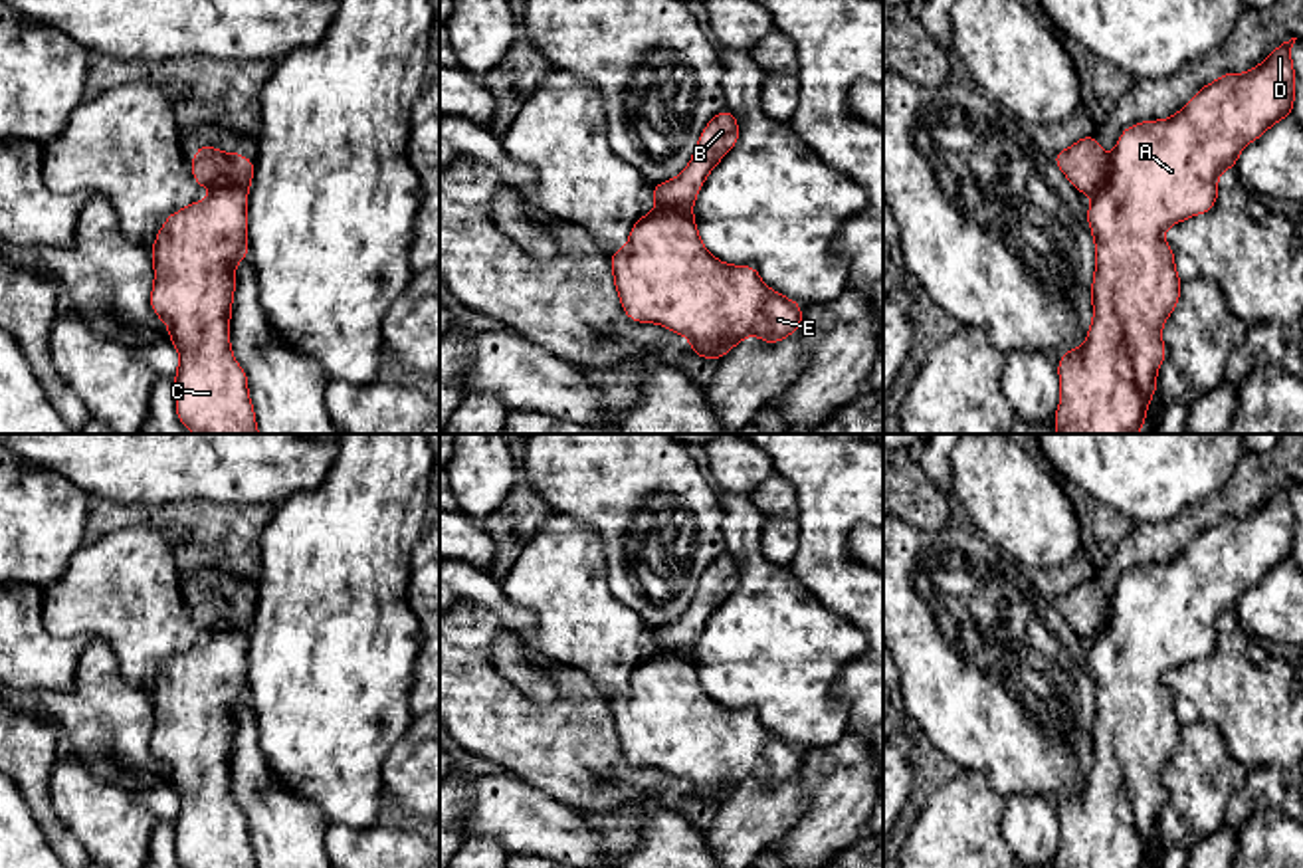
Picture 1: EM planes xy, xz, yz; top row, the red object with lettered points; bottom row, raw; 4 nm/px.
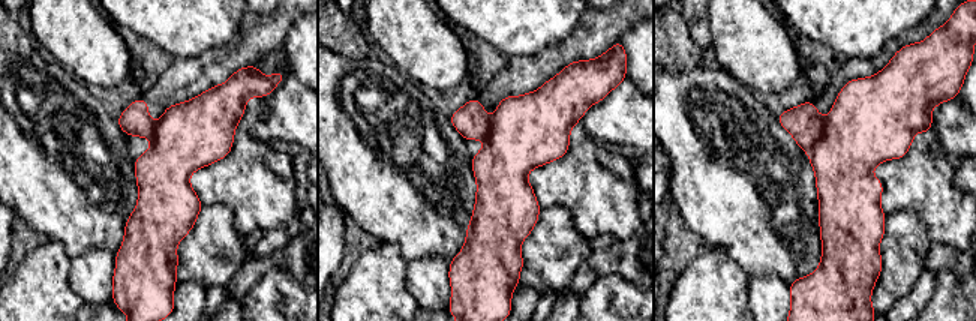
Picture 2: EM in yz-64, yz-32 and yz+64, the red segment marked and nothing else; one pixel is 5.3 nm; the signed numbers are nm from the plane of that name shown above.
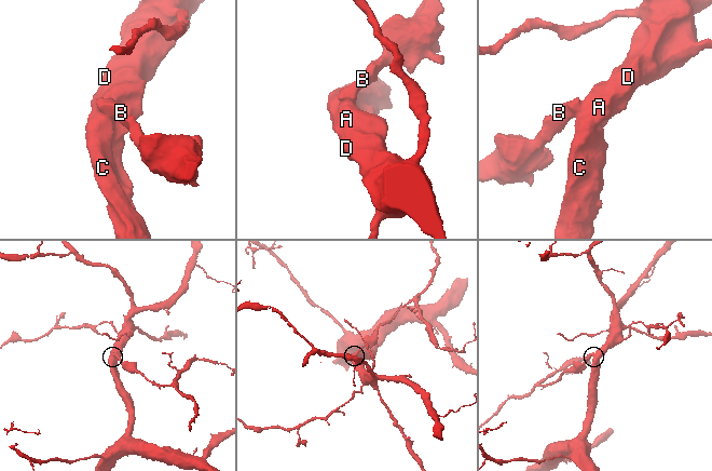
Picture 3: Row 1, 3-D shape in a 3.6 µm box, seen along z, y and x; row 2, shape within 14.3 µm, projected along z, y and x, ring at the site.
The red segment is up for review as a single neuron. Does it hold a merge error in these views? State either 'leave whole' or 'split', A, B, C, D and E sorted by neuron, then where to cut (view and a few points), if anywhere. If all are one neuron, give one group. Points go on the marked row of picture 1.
split; A C D E / B; cut in yz along (1109, 159), (1105, 183), (1096, 193)

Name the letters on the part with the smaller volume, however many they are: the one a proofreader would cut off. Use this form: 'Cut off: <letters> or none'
Cut off: B

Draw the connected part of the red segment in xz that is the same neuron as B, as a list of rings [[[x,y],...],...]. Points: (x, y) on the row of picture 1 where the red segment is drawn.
[[[723,109],[703,129],[687,168],[659,184],[650,184],[659,206],[677,206],[691,210],[703,180],[717,166],[717,163],[737,145],[739,123],[737,117]]]

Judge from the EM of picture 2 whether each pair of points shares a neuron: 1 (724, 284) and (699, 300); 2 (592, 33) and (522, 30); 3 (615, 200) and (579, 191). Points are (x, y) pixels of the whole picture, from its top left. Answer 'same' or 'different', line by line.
1: same
2: different
3: same

